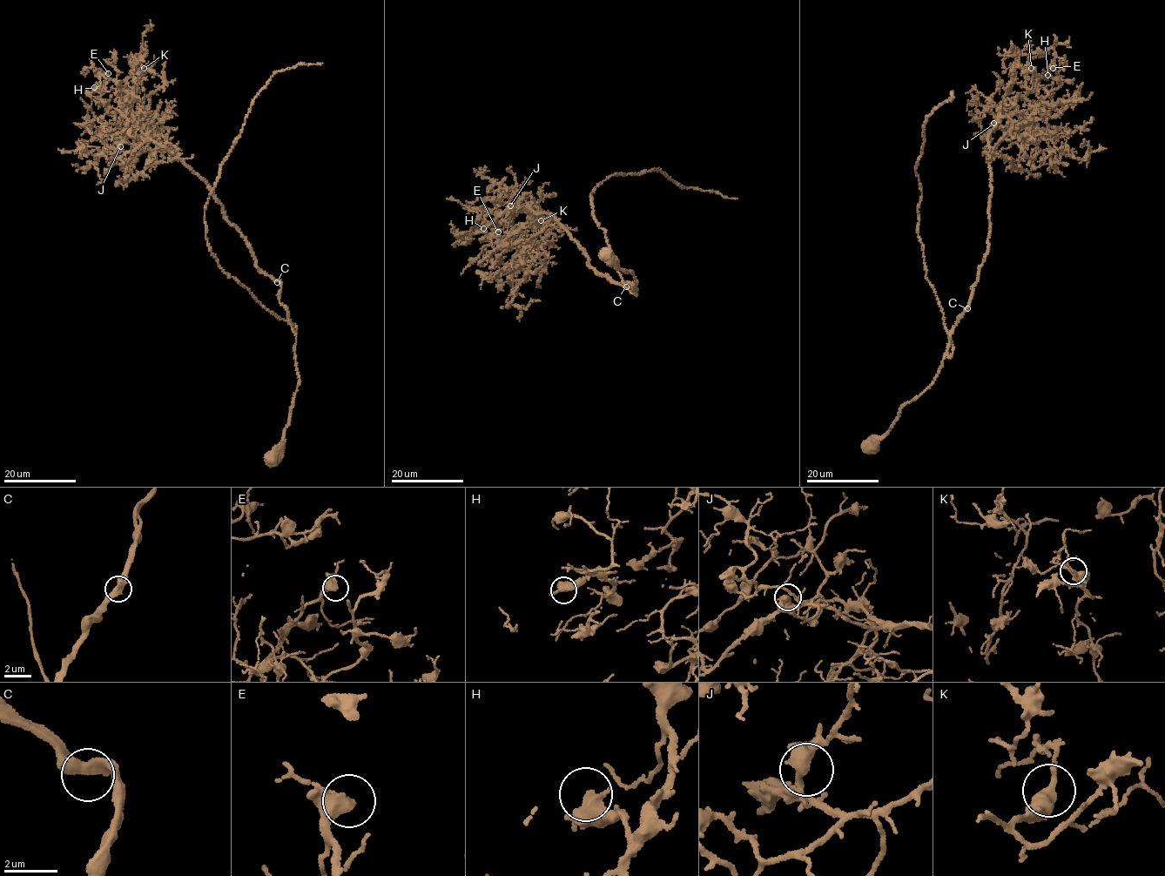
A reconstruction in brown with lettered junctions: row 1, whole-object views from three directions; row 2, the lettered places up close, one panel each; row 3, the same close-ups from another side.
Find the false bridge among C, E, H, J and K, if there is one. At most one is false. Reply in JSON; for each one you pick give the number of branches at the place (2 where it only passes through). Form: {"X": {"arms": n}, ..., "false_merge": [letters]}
{"false_merge": []}

